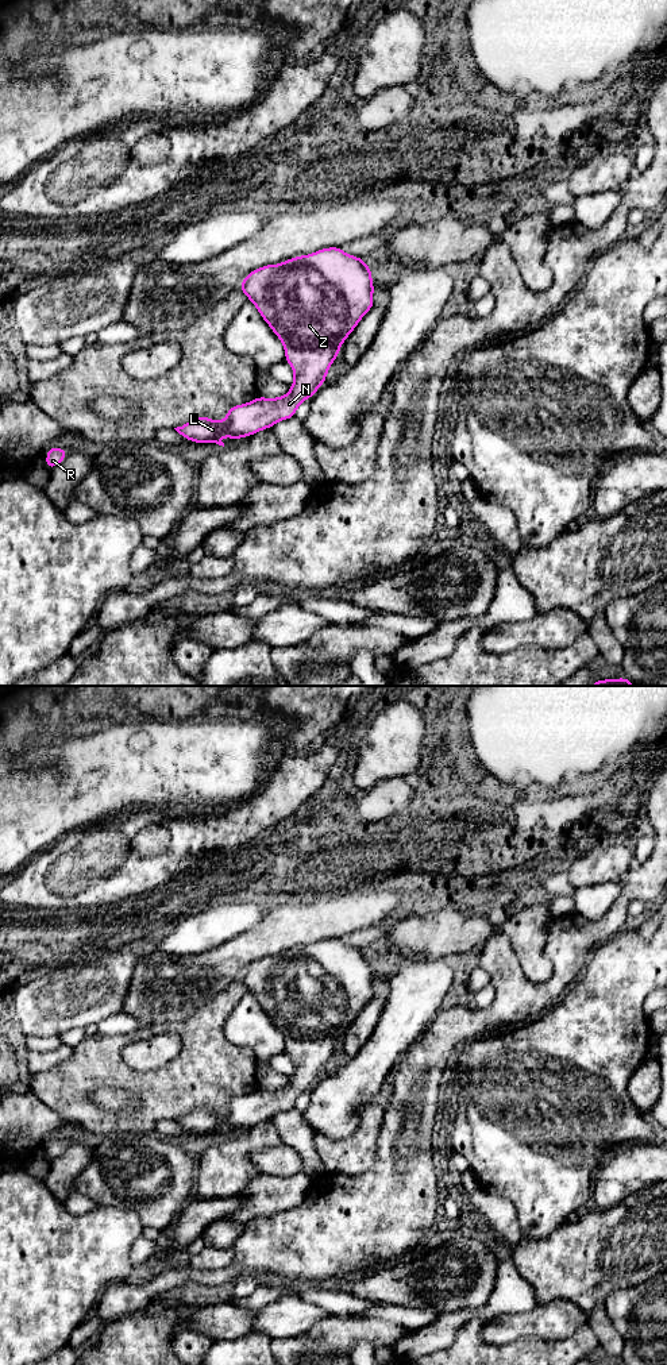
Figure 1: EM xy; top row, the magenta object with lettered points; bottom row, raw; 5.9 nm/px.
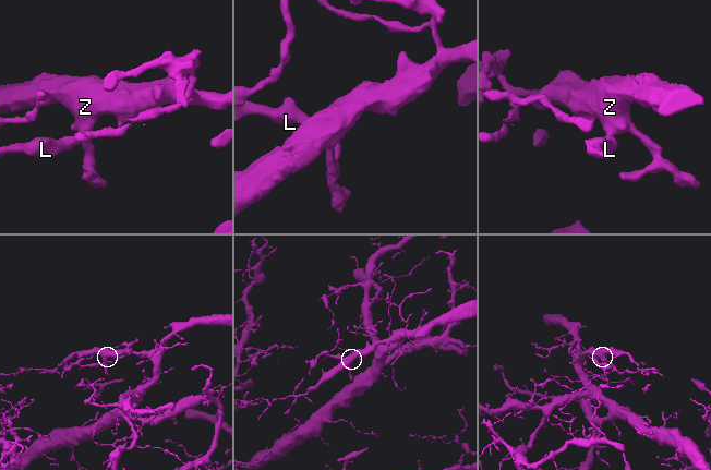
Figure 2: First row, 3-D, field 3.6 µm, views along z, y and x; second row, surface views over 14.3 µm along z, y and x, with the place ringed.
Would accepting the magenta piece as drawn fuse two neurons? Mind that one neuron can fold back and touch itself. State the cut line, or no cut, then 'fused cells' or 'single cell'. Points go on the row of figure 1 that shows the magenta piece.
no cut; single cell

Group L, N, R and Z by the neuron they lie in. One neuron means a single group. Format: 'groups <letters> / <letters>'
groups L N R Z

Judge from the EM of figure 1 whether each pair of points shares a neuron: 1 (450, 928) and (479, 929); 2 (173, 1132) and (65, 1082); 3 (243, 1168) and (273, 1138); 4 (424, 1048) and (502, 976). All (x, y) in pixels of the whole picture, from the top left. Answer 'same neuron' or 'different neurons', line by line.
1: same neuron
2: different neurons
3: same neuron
4: same neuron

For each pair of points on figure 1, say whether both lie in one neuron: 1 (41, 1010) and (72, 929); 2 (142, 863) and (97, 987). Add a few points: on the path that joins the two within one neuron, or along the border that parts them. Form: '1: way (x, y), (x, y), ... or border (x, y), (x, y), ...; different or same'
1: border (88, 959), (54, 968); different
2: border (138, 948), (103, 949), (97, 953); different

